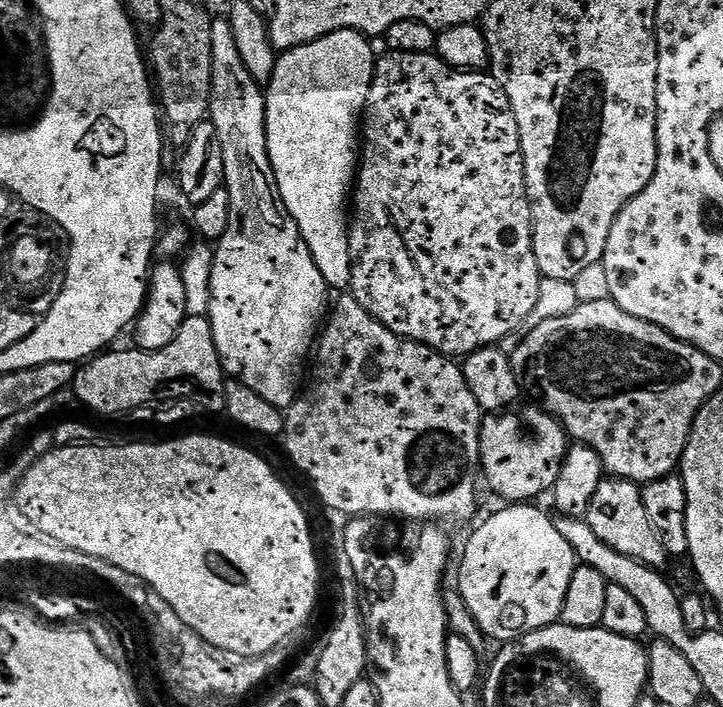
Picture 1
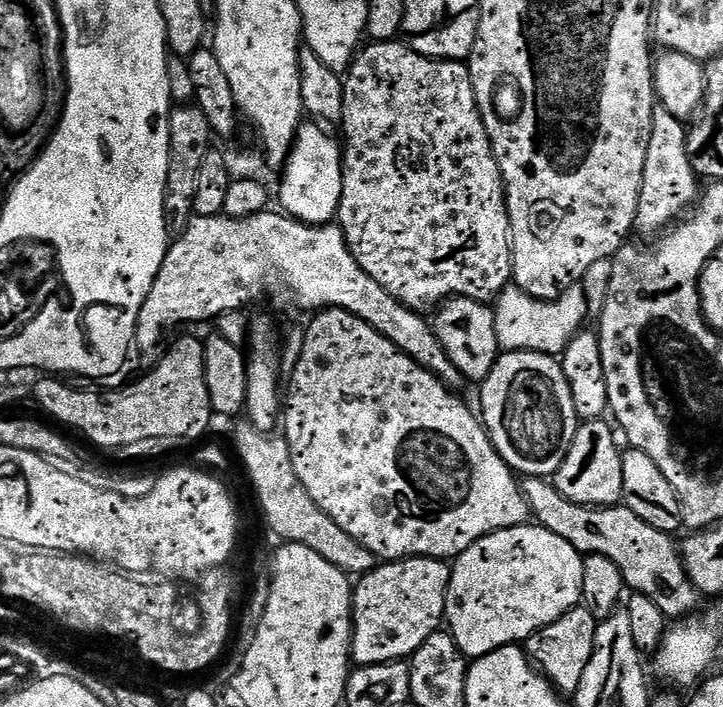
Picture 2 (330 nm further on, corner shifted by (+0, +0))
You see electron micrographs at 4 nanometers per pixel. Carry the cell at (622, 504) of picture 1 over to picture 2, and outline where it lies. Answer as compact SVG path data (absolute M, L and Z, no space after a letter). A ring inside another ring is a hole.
M604 418L586 420L577 427L574 442L570 446L562 466L556 472L554 477L555 486L562 495L570 498L570 502L578 502L582 506L590 506L591 508L614 508L624 499L624 487L622 486L622 458L624 452L622 447L620 448L621 441L618 439L613 425L611 423L608 425L606 421L607 419Z

